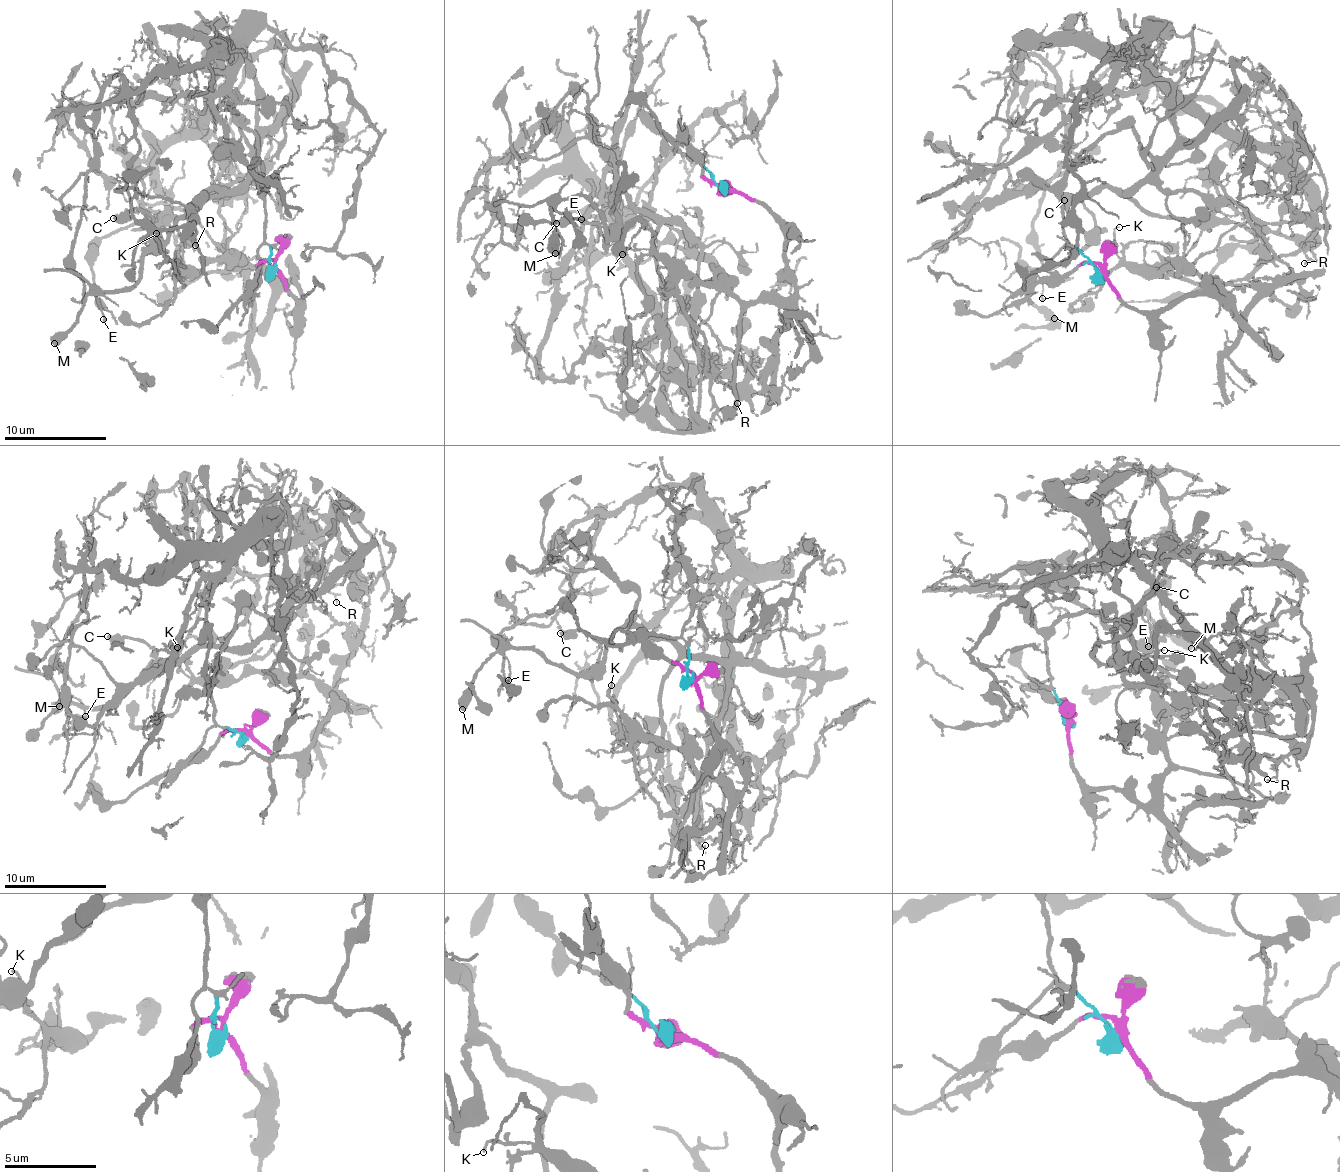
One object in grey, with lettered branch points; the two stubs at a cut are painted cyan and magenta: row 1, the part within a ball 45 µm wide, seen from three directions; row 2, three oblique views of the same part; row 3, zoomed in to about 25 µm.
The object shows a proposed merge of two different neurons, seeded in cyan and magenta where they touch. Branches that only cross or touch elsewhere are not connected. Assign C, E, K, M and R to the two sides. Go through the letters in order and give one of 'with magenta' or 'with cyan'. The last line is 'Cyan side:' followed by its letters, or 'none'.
C: with cyan
E: with cyan
K: with magenta
M: with cyan
R: with magenta
Cyan side: C, E, M

